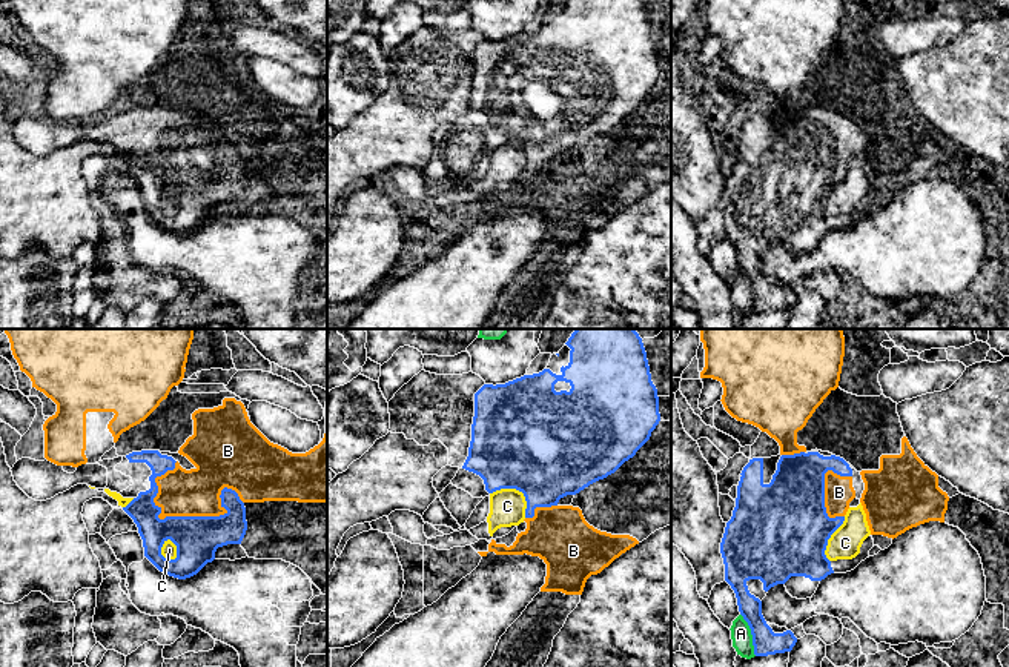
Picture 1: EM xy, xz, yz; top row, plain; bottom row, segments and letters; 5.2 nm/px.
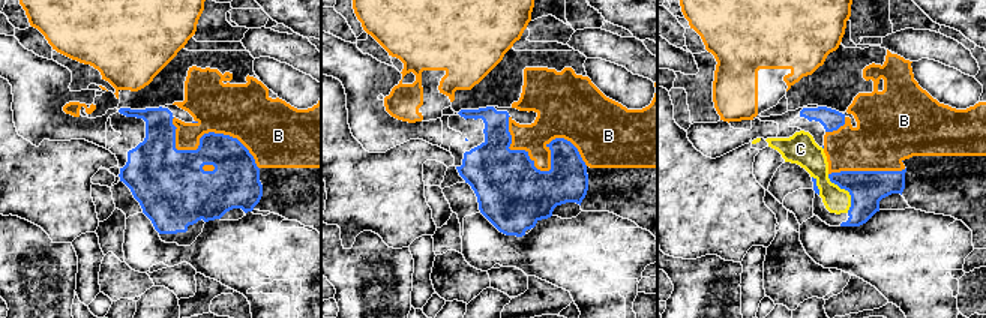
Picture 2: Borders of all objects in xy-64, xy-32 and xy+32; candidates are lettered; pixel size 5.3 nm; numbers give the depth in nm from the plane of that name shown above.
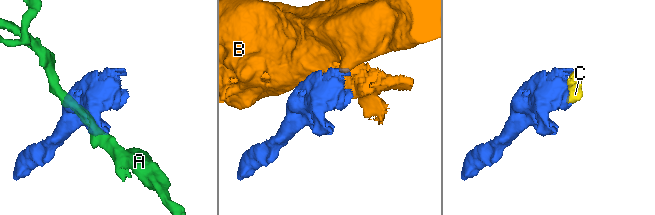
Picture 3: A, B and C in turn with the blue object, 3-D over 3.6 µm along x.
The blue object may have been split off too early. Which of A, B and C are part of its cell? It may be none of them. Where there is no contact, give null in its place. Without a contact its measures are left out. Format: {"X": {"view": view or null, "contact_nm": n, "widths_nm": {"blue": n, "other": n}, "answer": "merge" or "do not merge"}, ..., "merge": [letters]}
{"A": {"view": "yz", "contact_nm": 240, "widths_nm": {"blue": 140, "other": 110}, "answer": "do not merge"}, "B": {"view": "xy", "contact_nm": 480, "widths_nm": {"blue": 240, "other": 240}, "answer": "do not merge"}, "C": {"view": "xz", "contact_nm": 240, "widths_nm": {"blue": 500, "other": 190}, "answer": "merge"}, "merge": ["C"]}

